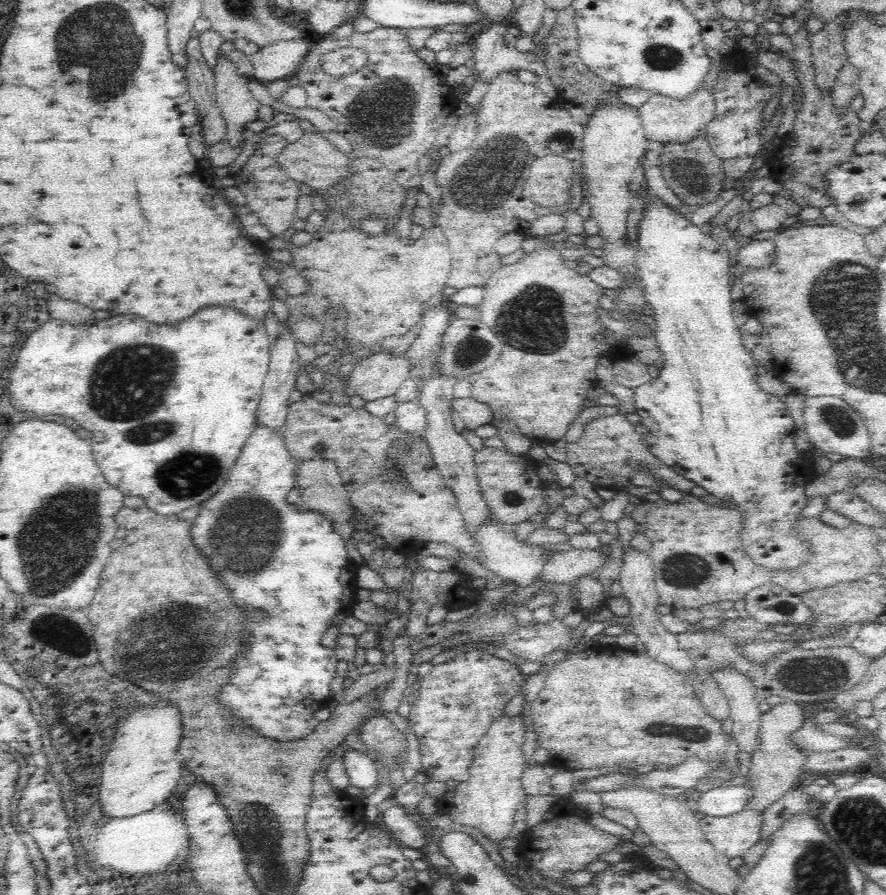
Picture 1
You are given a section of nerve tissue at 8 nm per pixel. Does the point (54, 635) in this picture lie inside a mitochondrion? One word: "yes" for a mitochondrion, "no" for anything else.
no

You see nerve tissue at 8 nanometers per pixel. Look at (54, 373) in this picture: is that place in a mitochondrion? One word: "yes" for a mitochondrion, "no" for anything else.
no

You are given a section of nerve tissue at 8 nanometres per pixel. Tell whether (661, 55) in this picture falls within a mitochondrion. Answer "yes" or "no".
yes

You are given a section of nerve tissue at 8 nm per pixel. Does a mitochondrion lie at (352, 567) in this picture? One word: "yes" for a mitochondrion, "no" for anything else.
no

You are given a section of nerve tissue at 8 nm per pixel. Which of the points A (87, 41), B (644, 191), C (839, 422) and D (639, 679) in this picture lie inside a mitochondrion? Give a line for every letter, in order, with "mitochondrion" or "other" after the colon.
A: mitochondrion
B: other
C: mitochondrion
D: other

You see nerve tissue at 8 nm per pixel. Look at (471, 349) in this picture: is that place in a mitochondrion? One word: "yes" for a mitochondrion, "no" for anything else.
yes

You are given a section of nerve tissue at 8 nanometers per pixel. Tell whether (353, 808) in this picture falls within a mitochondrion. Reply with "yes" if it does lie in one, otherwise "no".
no

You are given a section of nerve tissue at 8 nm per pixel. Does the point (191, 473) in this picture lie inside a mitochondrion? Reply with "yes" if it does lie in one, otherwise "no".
yes

